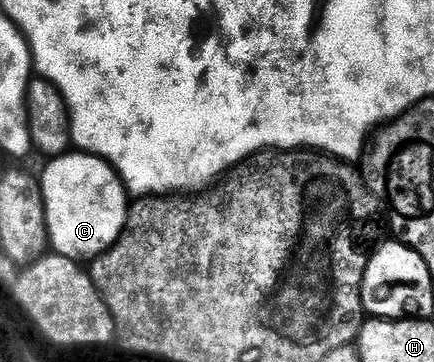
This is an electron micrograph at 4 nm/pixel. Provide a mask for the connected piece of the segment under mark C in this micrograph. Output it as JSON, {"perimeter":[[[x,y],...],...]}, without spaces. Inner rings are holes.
{"perimeter":[[[72,151],[66,156],[56,156],[41,175],[44,210],[47,212],[47,232],[50,247],[60,256],[80,262],[90,261],[103,252],[108,252],[127,225],[129,193],[119,175],[107,161],[99,156],[89,156],[85,152]]]}

